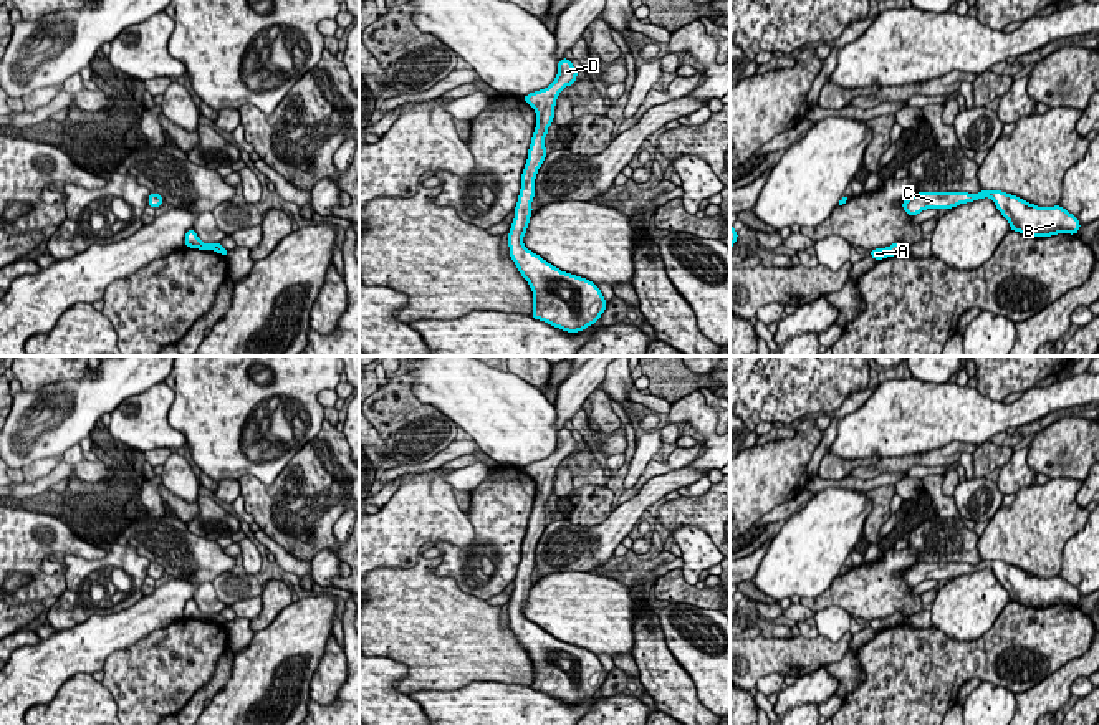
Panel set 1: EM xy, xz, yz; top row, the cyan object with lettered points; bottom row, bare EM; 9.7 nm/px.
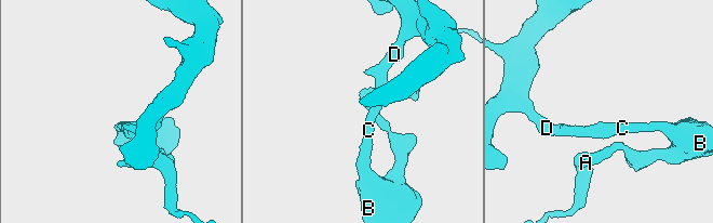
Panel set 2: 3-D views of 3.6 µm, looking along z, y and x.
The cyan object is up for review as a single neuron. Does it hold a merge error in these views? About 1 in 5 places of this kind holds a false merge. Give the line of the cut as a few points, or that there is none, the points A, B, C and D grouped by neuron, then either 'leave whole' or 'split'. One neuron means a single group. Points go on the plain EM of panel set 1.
no cut; A B C D; leave whole

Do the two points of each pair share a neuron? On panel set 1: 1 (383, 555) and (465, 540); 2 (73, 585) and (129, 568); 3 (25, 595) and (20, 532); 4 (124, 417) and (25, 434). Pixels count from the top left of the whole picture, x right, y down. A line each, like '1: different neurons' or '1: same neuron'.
1: same neuron
2: same neuron
3: same neuron
4: different neurons

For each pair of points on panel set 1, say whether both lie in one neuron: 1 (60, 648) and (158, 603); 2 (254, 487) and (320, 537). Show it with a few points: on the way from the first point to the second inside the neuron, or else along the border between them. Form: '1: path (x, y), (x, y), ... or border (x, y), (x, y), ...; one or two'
1: path (85, 648), (103, 634), (133, 624); one
2: path (272, 505), (282, 510), (293, 510), (307, 523); one

